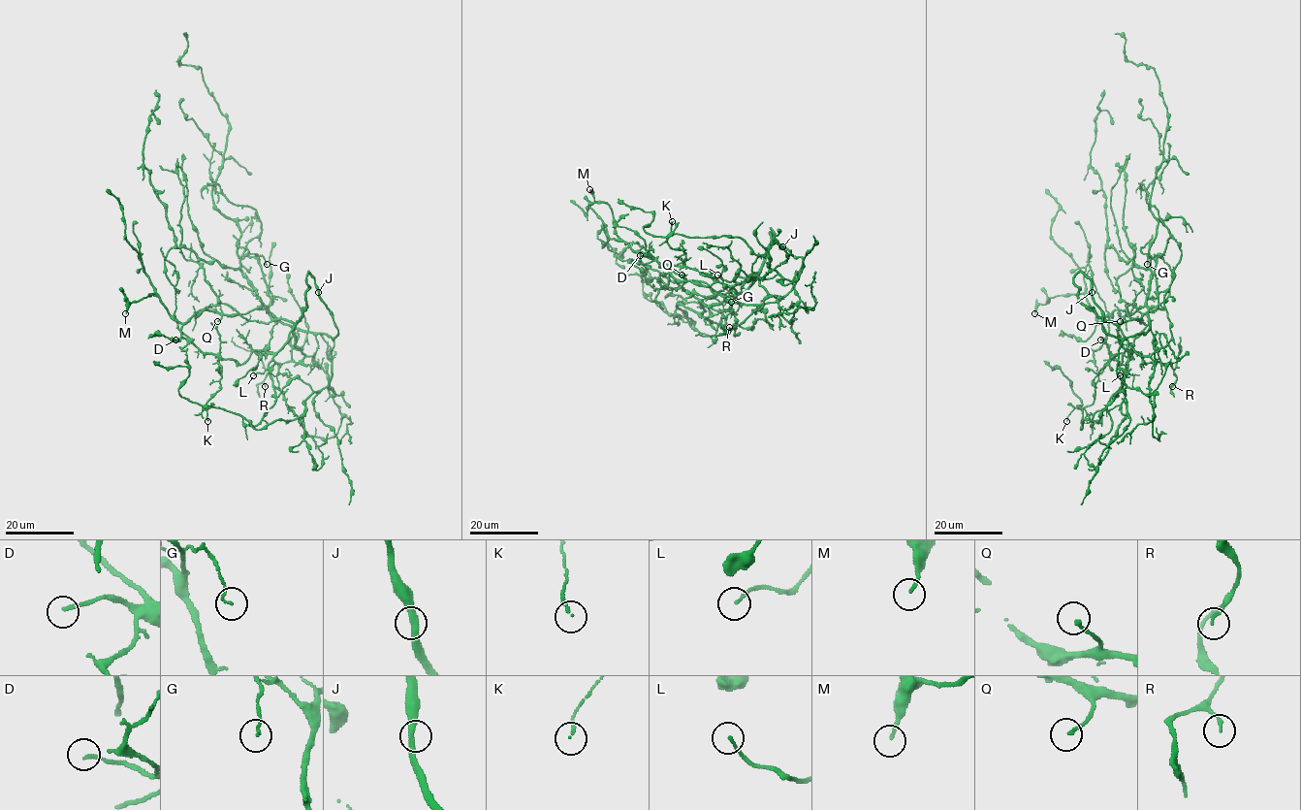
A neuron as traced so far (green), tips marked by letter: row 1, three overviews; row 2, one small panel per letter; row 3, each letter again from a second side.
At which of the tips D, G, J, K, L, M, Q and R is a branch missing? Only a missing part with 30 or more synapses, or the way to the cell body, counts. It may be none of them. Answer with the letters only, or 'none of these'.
D, L

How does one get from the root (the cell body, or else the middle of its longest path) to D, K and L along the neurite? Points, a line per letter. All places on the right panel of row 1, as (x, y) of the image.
D: (1151, 277), (1149, 324), (1120, 364), (1100, 340)
K: (1151, 277), (1149, 324), (1120, 364), (1110, 359), (1104, 365), (1094, 401), (1074, 407), (1066, 421)
L: (1151, 277), (1146, 300), (1149, 324), (1134, 340), (1126, 363), (1126, 372), (1120, 375)

